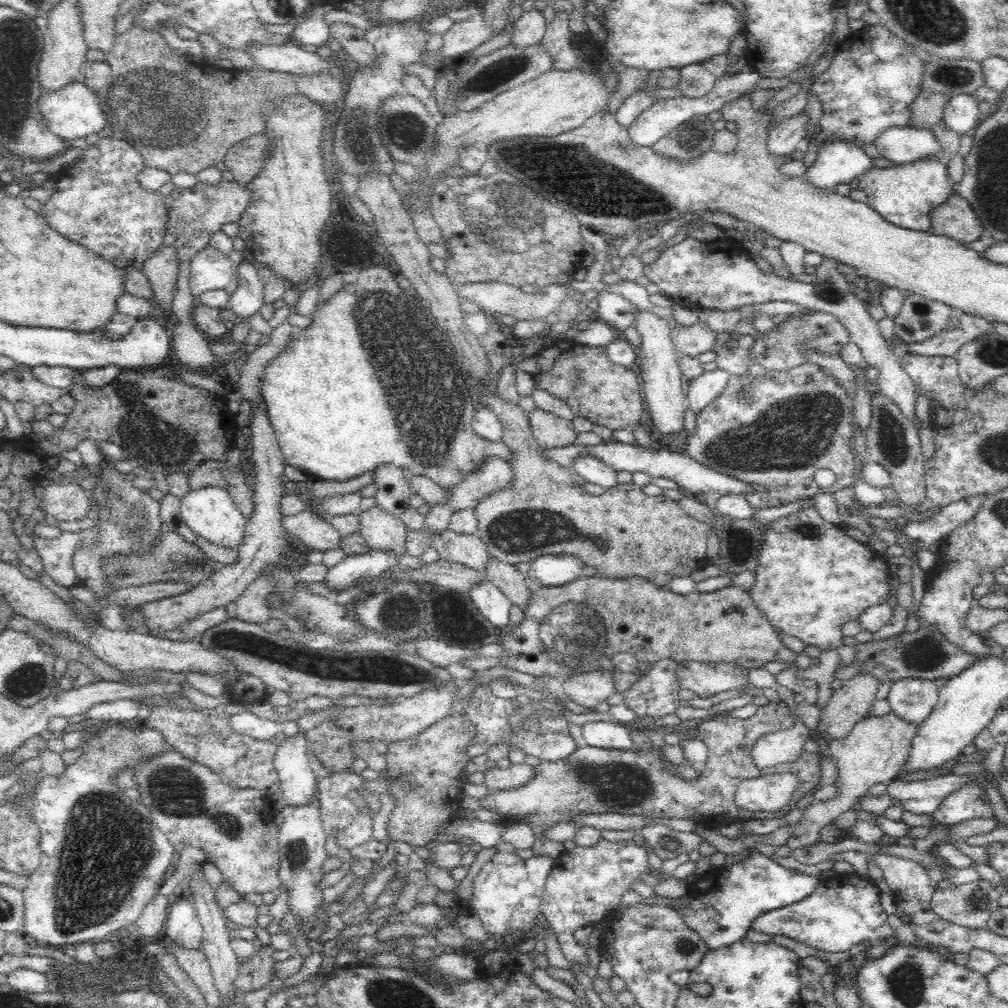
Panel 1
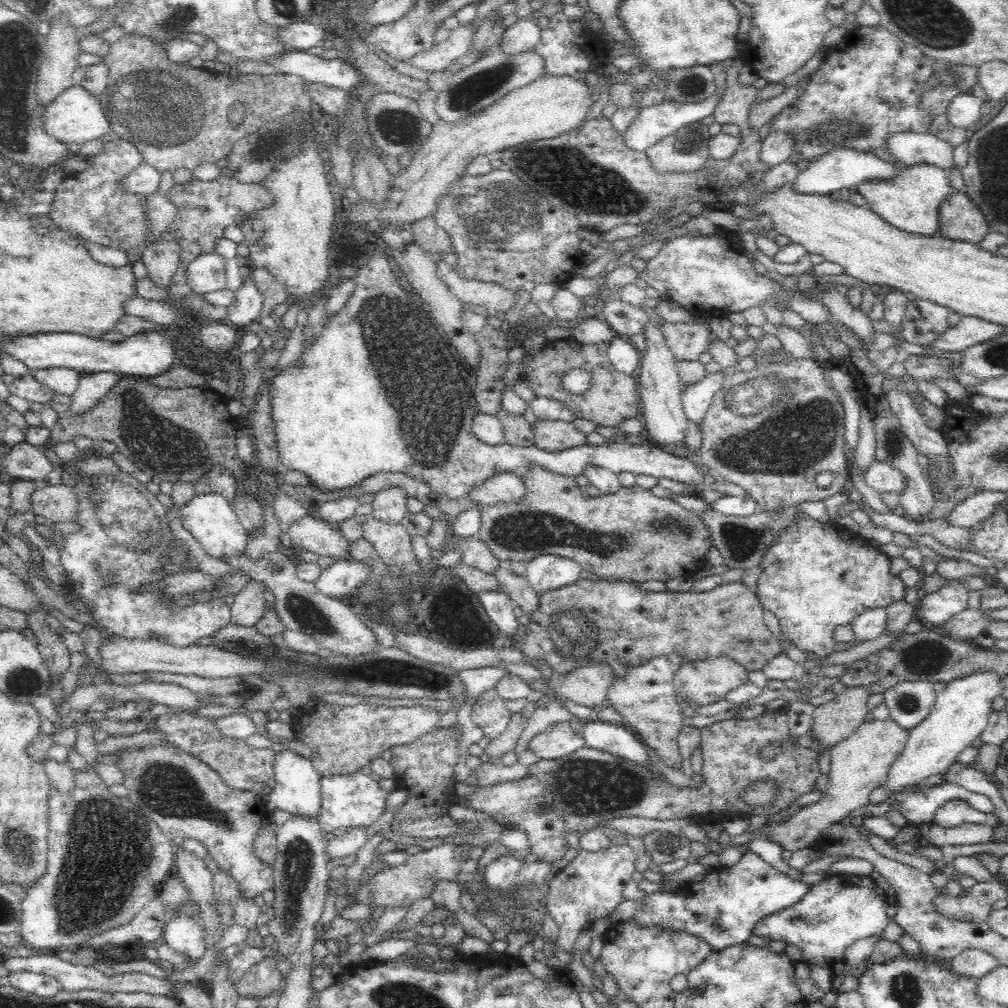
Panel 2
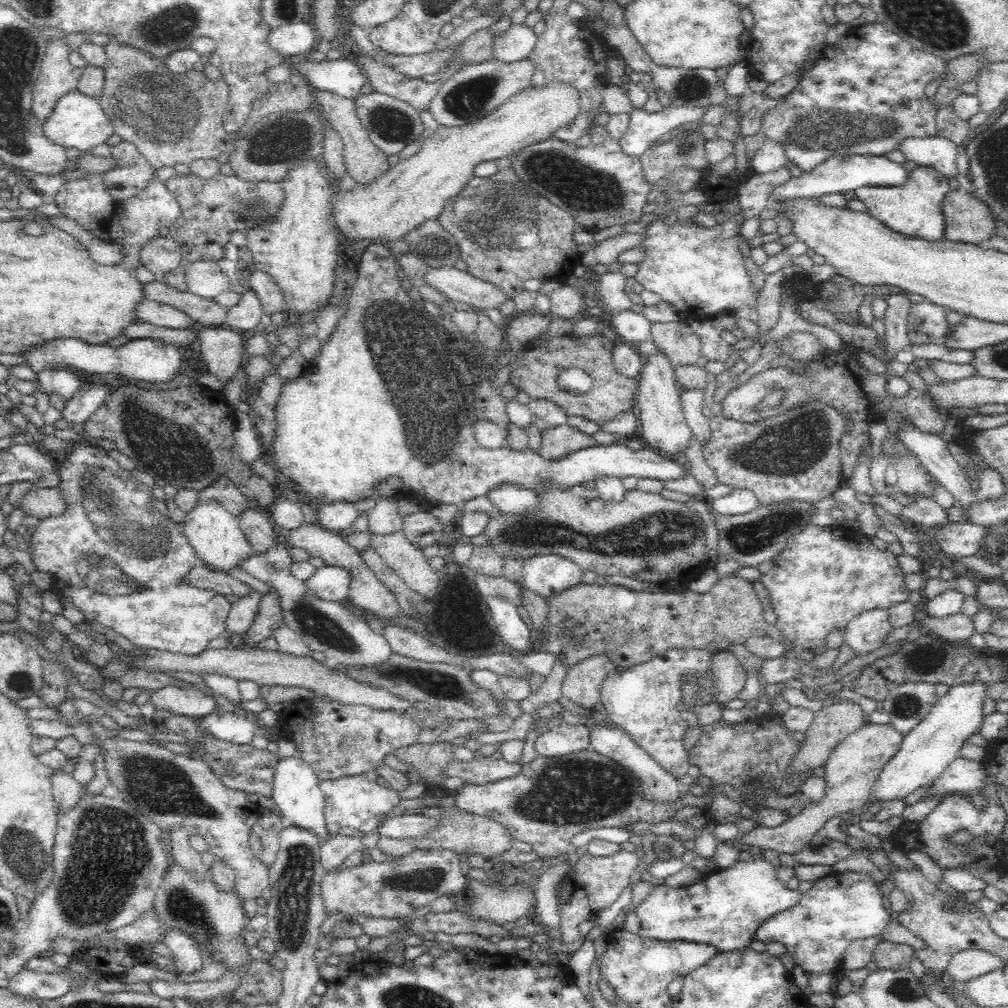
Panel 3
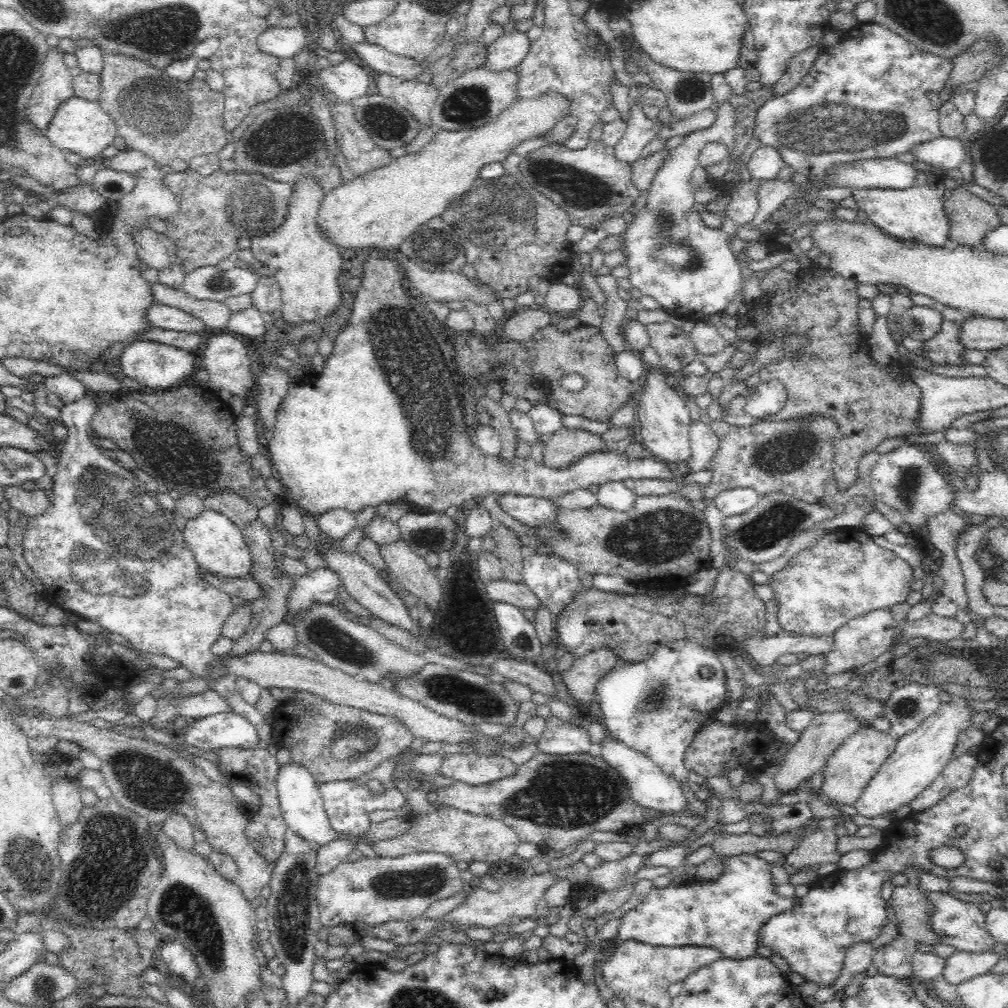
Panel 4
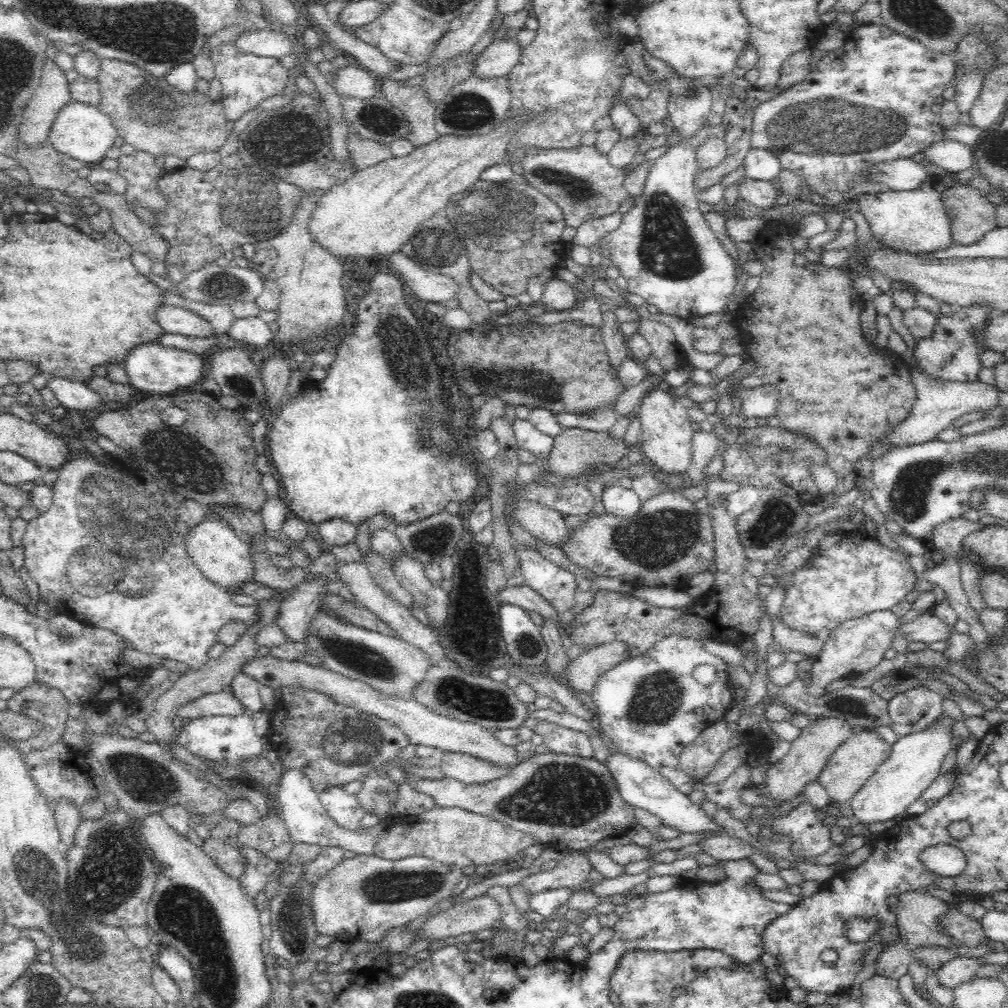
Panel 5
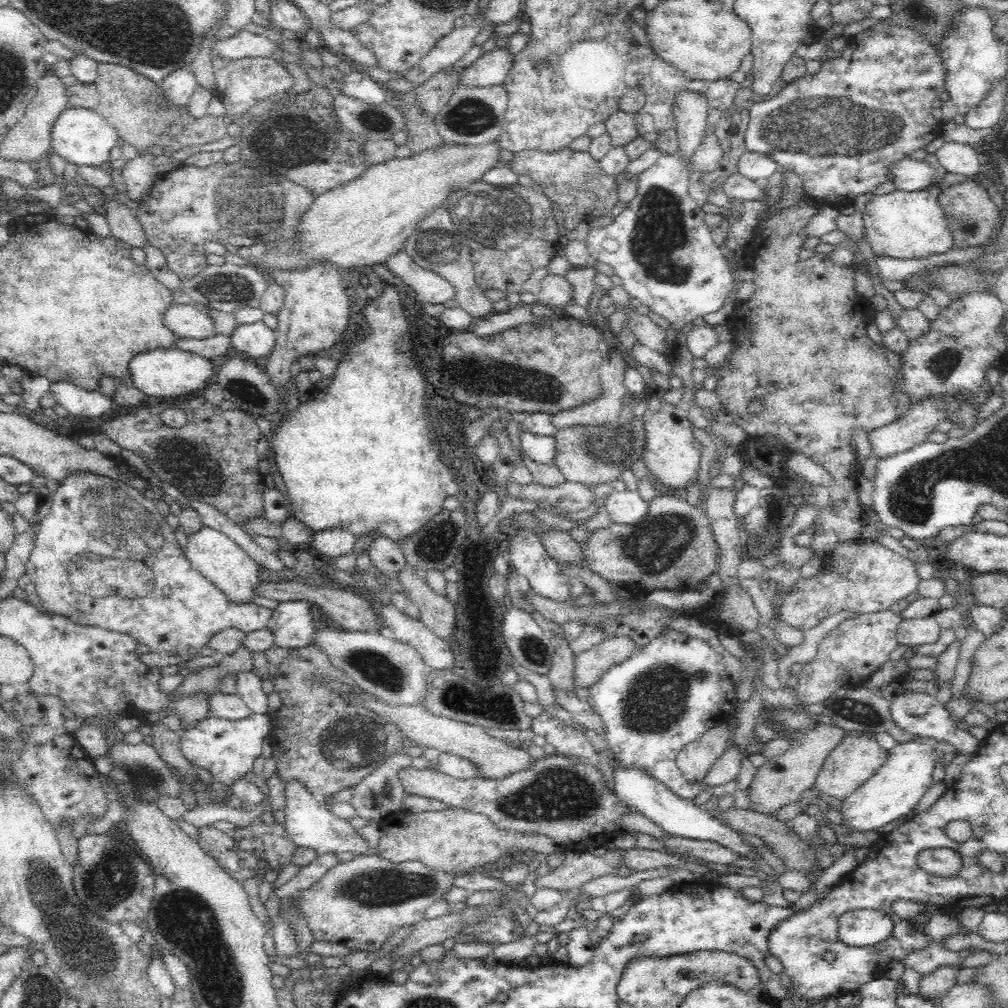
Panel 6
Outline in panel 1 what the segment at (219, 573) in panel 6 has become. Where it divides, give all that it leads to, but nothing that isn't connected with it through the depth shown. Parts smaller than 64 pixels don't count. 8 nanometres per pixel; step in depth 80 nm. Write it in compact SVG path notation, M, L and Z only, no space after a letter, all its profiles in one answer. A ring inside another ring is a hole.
M208 484L208 486L202 486L198 490L188 490L180 498L180 510L184 522L195 534L203 536L212 544L219 544L226 548L236 549L240 546L240 540L244 536L246 518L243 512L236 508L235 502L226 488Z

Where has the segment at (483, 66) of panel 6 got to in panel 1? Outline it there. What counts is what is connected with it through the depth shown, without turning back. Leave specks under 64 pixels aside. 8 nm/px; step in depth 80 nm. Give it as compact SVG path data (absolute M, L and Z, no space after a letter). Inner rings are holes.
M532 7L524 10L521 16L515 20L511 42L515 46L532 46L538 44L546 34L548 23L543 10Z

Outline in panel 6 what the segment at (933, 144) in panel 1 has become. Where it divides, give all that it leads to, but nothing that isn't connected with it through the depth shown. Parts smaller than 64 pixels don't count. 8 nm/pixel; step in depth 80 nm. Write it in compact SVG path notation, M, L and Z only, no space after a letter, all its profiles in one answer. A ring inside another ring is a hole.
M946 142L934 154L940 165L946 168L948 173L963 174L966 176L977 176L980 170L978 162L978 148L959 144L956 142Z

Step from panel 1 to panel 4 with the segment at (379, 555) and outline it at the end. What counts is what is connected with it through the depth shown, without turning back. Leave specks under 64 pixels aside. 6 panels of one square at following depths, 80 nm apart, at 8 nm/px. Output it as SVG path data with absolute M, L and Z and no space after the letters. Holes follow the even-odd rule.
M326 566L308 571L295 581L294 590L289 592L286 622L293 615L302 615L315 603L337 603L339 589L343 590L341 576Z

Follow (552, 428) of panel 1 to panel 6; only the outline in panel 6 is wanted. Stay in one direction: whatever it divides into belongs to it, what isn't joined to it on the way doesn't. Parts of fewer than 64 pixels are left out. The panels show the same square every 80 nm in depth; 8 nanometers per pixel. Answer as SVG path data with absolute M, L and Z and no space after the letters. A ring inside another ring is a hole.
M633 418L631 434L631 425L626 425L619 432L614 426L606 425L578 425L560 429L555 434L556 454L552 463L558 466L566 481L583 483L587 487L602 482L612 483L622 476L624 468L632 466L634 460L643 458L645 436L642 429L634 428L636 423Z

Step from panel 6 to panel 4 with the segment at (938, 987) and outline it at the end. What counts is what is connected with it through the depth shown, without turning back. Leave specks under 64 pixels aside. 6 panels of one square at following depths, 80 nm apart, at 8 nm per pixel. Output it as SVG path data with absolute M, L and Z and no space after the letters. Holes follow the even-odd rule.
M955 950L945 960L941 976L948 984L960 984L971 978L990 973L1001 959L996 951L970 952Z

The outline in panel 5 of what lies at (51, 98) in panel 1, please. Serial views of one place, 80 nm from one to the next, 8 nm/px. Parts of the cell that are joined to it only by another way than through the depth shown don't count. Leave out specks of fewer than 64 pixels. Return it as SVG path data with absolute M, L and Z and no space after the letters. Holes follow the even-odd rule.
M71 100L58 112L49 131L48 142L64 157L72 157L93 166L106 157L106 152L113 147L117 136L117 129L106 114L100 113L92 104Z

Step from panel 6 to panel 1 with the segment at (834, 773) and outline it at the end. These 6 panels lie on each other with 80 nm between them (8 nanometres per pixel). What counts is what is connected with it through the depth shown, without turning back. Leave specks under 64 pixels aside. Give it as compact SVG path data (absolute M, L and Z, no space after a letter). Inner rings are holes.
M891 710L888 714L868 715L862 718L856 722L850 734L842 739L832 739L828 737L828 733L819 728L817 735L827 743L829 754L838 765L838 780L835 785L839 786L839 791L837 797L812 802L805 808L803 816L787 840L791 850L817 843L822 827L830 820L838 818L845 810L850 810L868 792L870 786L876 782L889 783L894 780L907 761L914 738L918 736L918 730L920 727L900 718Z

